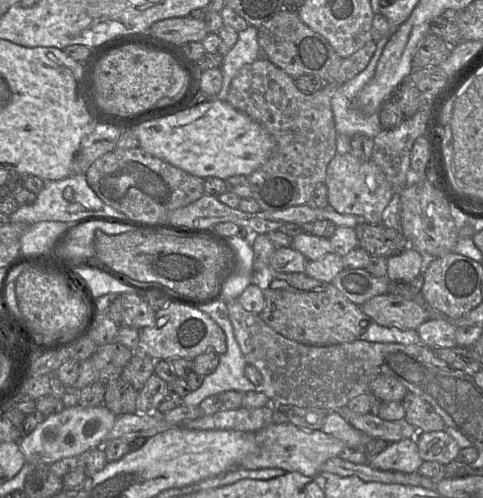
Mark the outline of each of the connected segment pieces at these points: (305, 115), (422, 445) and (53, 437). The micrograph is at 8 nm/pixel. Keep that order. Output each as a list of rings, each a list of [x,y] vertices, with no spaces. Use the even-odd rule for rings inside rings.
[[[372,39],[349,57],[343,58],[336,78],[331,82],[326,82],[320,90],[314,93],[303,93],[300,91],[295,84],[295,79],[268,61],[264,56],[242,66],[233,77],[226,101],[233,108],[262,125],[274,139],[273,151],[268,159],[247,176],[252,191],[252,198],[263,211],[279,211],[293,206],[308,204],[316,187],[325,182],[328,164],[337,154],[337,132],[331,107],[332,97],[341,85],[367,67],[375,50],[376,42]]]
[[[446,431],[418,432],[415,439],[423,461],[446,465],[457,459],[461,450]]]
[[[104,404],[97,407],[80,405],[64,408],[47,416],[28,436],[21,437],[18,447],[31,465],[51,465],[67,457],[78,457],[87,450],[102,446],[105,437],[113,428],[117,416]]]

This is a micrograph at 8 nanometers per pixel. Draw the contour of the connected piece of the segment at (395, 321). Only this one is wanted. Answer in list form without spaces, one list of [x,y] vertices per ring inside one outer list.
[[[390,293],[374,296],[360,307],[372,322],[401,330],[416,330],[431,317],[426,306]]]

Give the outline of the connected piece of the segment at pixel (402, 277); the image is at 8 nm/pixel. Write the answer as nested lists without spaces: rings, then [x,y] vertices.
[[[408,247],[404,252],[388,258],[387,277],[391,281],[410,283],[420,273],[424,274],[427,259],[413,247]]]

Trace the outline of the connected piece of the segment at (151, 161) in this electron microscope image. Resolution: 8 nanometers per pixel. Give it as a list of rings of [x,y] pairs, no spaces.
[[[140,147],[132,149],[115,148],[106,153],[89,167],[86,178],[89,186],[105,204],[125,214],[124,218],[148,226],[174,225],[167,221],[168,214],[175,209],[195,202],[205,194],[203,178],[191,175],[168,162],[151,156]]]

